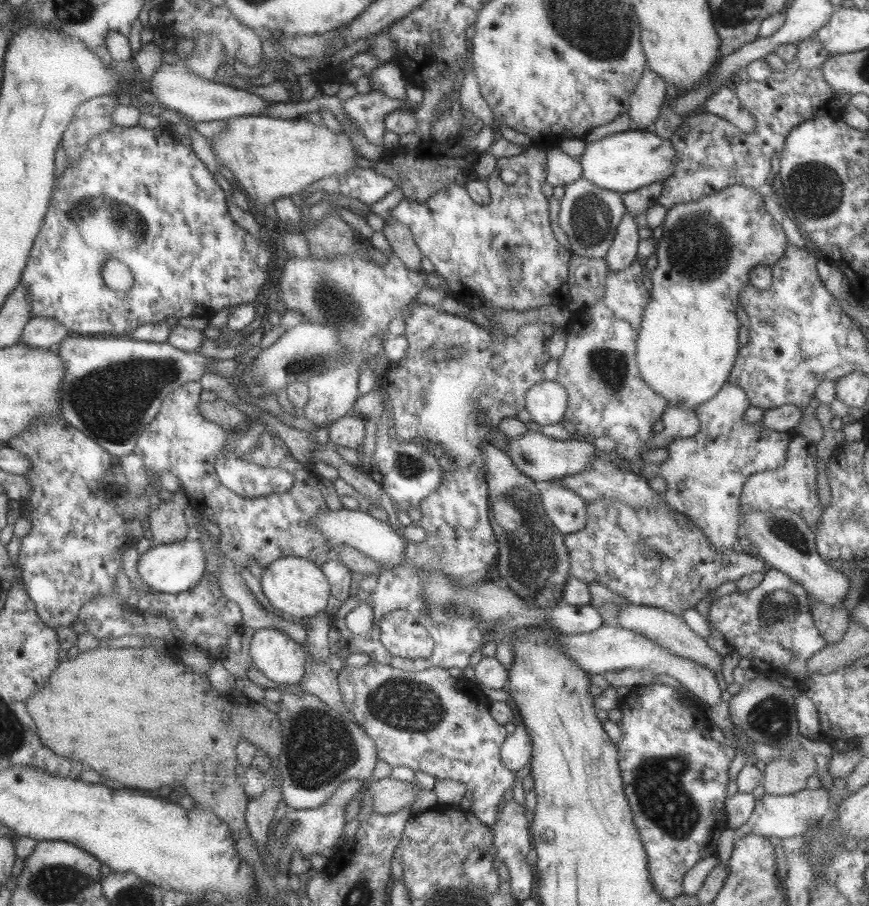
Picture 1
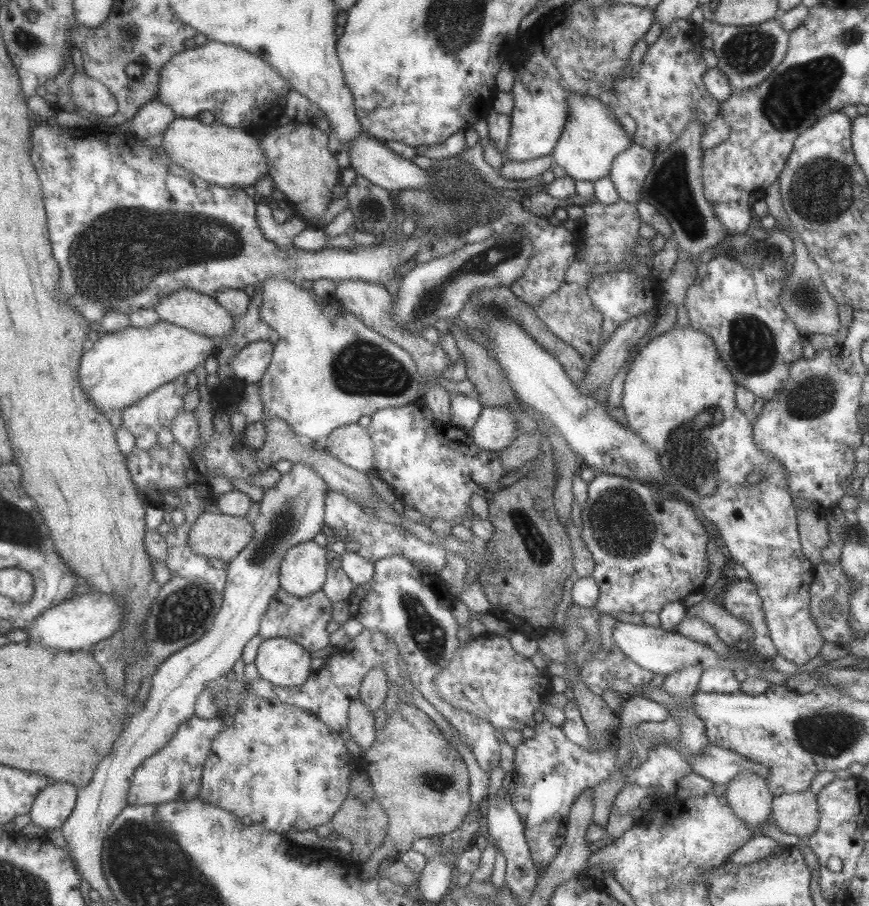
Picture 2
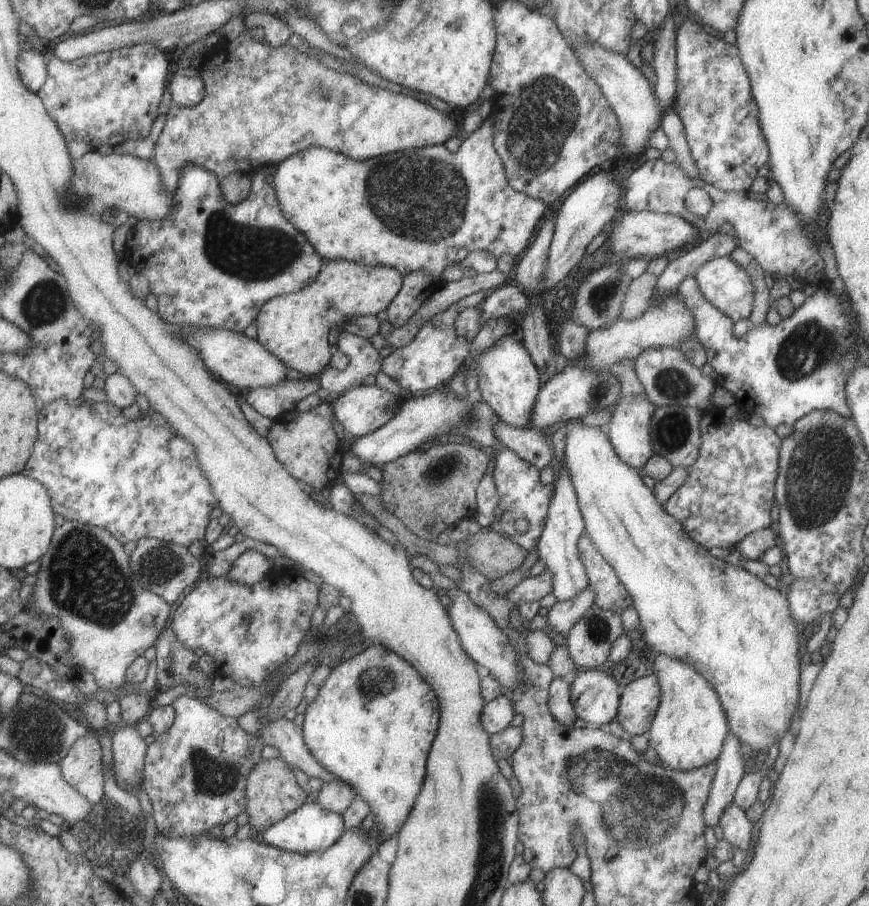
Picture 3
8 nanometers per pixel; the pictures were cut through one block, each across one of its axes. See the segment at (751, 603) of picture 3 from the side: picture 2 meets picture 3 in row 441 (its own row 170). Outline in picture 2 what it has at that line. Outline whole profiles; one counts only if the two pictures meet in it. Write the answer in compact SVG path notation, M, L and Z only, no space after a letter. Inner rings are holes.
M570 91L568 97L568 118L566 125L562 129L562 134L551 151L551 156L555 165L562 166L566 170L567 176L576 180L590 180L592 182L601 179L604 176L610 176L614 159L618 154L624 152L630 147L632 137L624 130L620 120L620 113L611 108L607 102L594 98L590 95L580 95Z

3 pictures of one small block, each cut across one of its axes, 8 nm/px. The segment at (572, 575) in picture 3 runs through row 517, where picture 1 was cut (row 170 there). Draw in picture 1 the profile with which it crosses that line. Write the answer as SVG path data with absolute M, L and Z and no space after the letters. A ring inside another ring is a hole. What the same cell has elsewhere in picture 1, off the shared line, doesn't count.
M559 147L547 149L546 159L548 159L547 182L553 187L565 187L583 177L579 159L570 157Z

